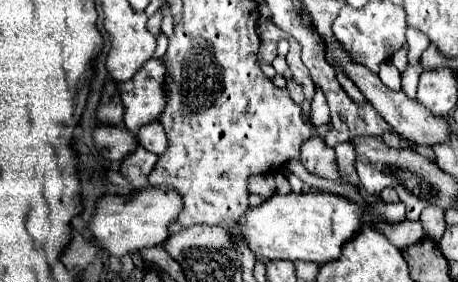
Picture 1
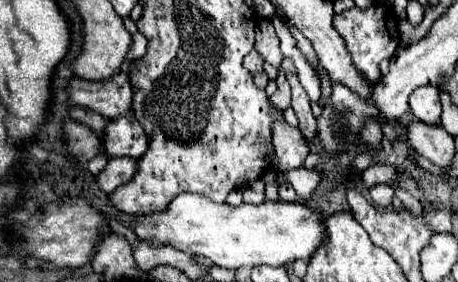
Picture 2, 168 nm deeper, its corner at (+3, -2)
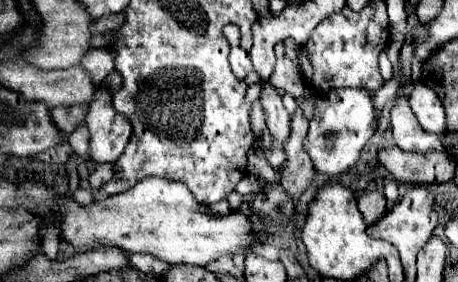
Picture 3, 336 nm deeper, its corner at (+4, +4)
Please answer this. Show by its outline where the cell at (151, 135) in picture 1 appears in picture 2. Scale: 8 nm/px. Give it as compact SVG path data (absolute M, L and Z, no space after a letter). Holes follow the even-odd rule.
M126 113L106 125L106 131L102 135L102 147L104 153L108 153L110 157L138 159L144 155L148 139L142 131L142 125L130 113Z

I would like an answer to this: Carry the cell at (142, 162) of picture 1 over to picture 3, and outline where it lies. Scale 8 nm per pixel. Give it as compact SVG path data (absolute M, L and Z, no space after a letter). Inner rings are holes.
M97 165L89 175L89 183L93 189L101 189L113 177L113 165Z

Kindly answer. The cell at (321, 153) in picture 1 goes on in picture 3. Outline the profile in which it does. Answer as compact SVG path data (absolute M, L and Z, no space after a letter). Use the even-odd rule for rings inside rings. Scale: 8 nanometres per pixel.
M265 83L259 99L263 103L267 129L269 129L271 137L273 137L273 141L285 143L285 139L289 139L289 135L291 135L291 115L283 107L281 97L275 93L275 89L269 83Z

